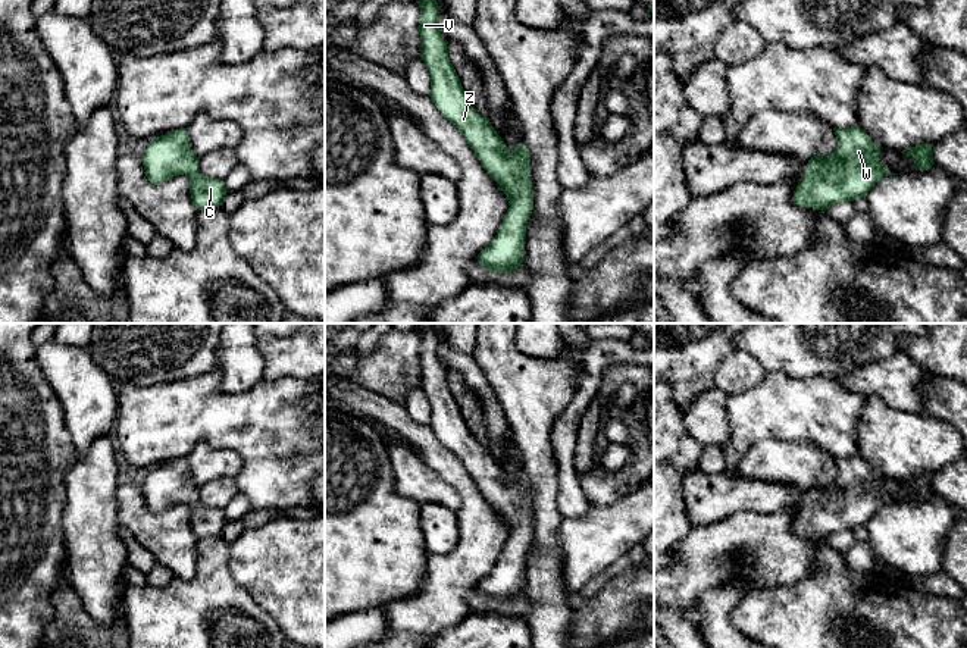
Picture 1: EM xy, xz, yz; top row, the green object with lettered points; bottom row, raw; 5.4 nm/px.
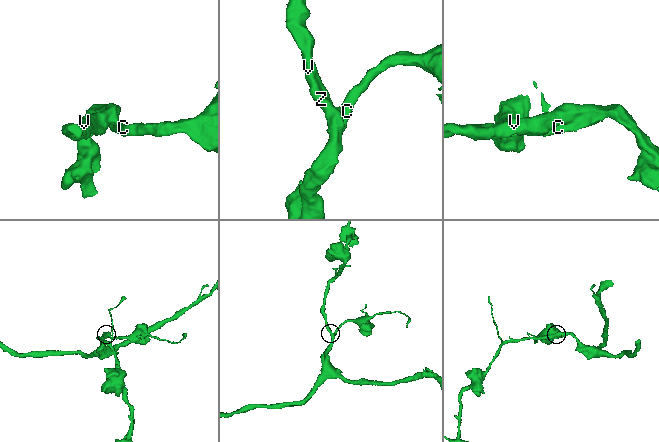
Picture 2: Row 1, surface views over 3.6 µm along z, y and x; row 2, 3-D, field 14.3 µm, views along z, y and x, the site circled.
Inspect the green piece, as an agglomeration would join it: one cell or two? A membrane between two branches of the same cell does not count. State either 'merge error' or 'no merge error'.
no merge error

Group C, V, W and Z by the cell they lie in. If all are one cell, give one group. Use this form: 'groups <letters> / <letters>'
groups C V W Z

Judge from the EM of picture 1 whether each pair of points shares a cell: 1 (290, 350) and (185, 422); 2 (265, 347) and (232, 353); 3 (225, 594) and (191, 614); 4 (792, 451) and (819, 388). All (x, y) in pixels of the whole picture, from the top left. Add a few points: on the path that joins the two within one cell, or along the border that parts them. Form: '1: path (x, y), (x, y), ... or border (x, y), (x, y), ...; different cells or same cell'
1: border (263, 376), (268, 379), (297, 378); different cells
2: border (256, 338), (256, 350), (263, 360), (263, 376); different cells
3: path (216, 603), (207, 603), (200, 610); same cell
4: border (763, 438), (804, 440), (829, 454); different cells

